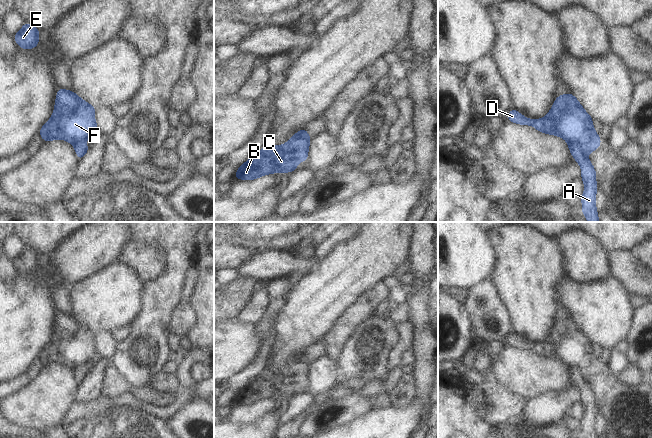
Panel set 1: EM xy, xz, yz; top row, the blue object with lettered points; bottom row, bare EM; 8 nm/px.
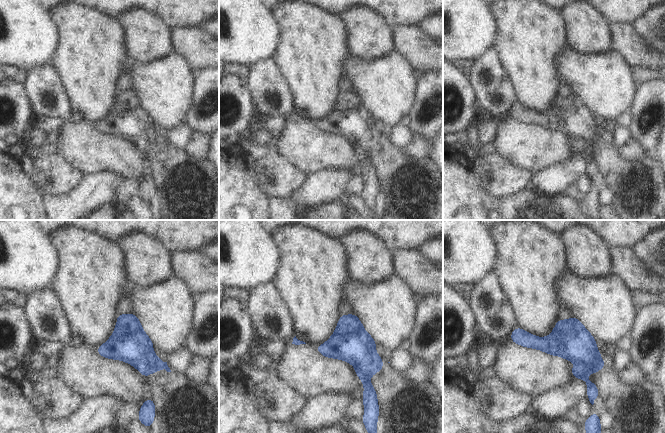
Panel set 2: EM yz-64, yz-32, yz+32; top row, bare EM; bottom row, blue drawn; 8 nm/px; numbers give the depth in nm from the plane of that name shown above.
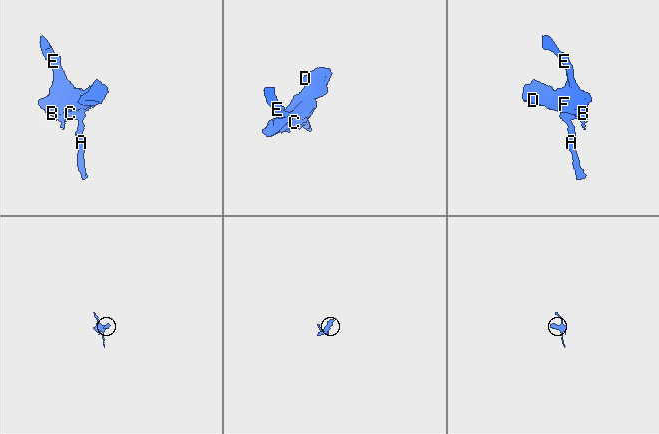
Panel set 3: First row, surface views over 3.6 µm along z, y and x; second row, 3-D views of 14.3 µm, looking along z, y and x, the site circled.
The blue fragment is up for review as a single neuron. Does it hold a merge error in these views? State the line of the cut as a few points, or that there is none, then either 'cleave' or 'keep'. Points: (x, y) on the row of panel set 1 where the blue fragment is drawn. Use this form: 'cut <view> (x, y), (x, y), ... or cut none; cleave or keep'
cut yz (568, 141), (578, 142), (585, 154); cleave

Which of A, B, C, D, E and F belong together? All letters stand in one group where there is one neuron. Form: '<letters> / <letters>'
A / B C D E F

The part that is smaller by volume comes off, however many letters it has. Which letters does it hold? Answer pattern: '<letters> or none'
A

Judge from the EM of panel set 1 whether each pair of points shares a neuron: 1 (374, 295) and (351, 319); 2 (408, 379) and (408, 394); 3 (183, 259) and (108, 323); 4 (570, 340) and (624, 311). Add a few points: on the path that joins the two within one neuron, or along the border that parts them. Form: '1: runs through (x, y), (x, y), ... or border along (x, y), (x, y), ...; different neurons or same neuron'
1: runs through (370, 301), (357, 314); same neuron
2: runs through (408, 383), (408, 390); same neuron
3: border along (146, 282), (143, 310), (138, 316); different neurons
4: border along (569, 315), (593, 342); different neurons

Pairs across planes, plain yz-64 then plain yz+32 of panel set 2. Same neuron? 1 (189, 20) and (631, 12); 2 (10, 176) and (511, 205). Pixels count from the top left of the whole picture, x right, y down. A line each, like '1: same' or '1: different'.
1: same
2: same

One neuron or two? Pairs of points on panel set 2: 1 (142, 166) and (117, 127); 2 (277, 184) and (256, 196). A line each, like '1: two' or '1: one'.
1: two
2: two

